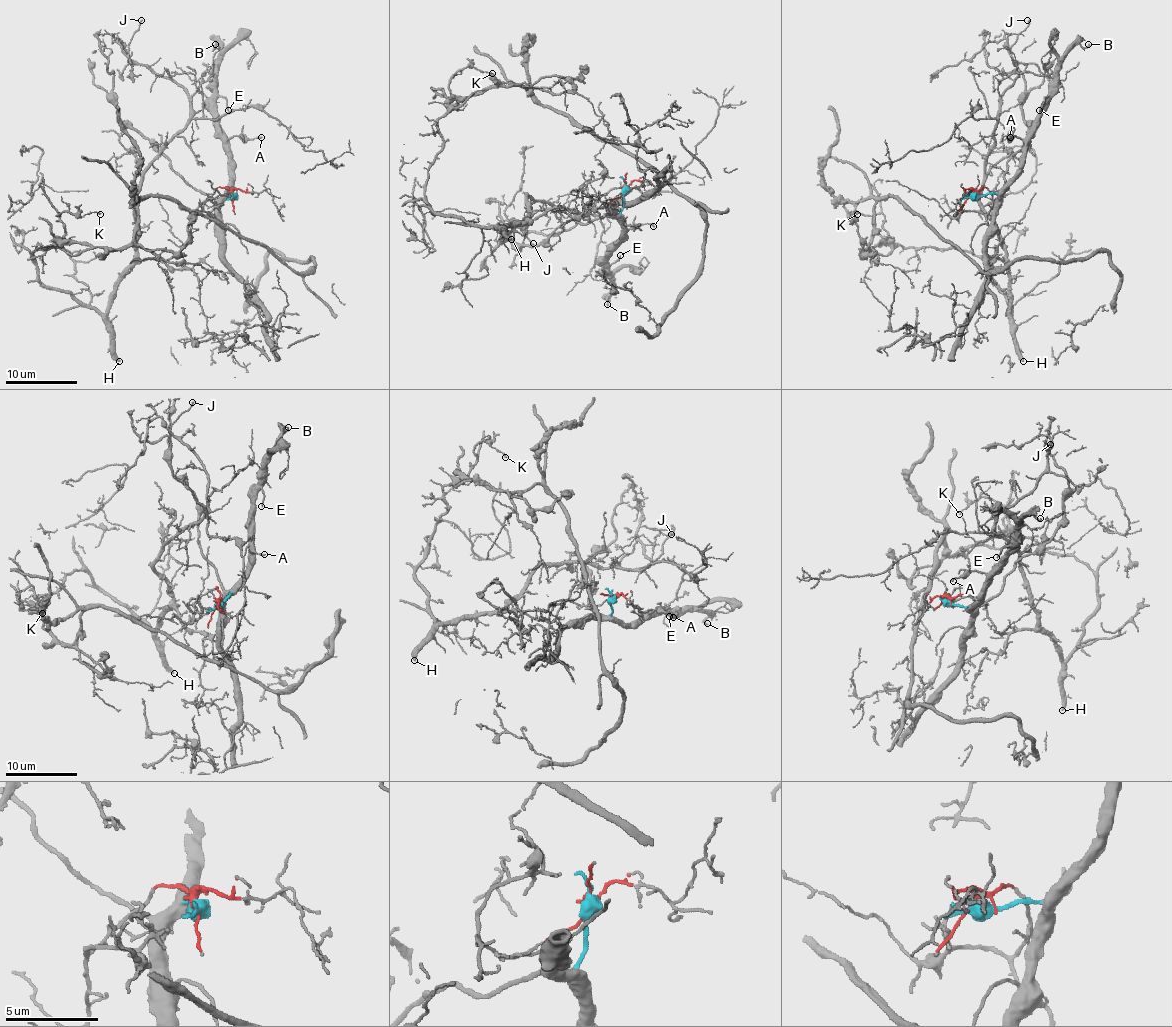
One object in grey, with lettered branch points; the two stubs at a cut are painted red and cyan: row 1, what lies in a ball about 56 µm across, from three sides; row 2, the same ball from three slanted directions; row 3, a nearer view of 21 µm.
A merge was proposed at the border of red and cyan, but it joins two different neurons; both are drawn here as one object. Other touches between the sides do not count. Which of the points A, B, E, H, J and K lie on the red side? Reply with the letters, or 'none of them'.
H, J, K

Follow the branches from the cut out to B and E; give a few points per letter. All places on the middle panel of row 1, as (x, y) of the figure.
B: (623, 189), (621, 232), (607, 257), (610, 291), (607, 304)
E: (623, 189), (621, 232), (607, 257), (610, 264), (618, 261), (619, 256)

